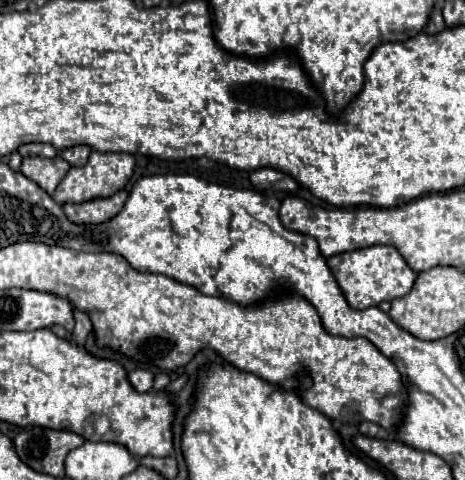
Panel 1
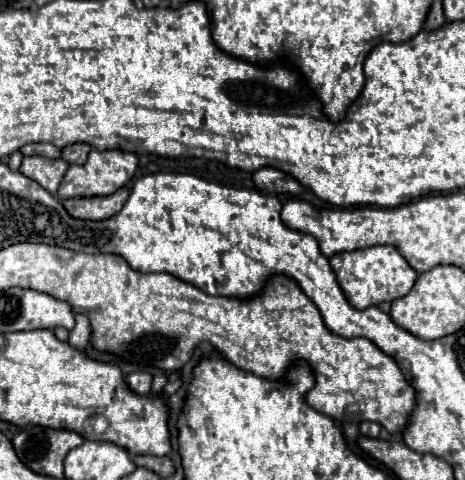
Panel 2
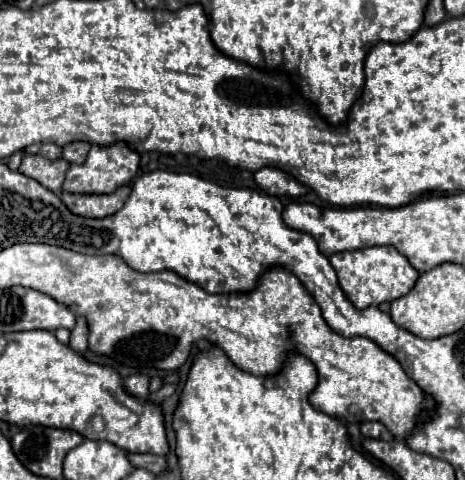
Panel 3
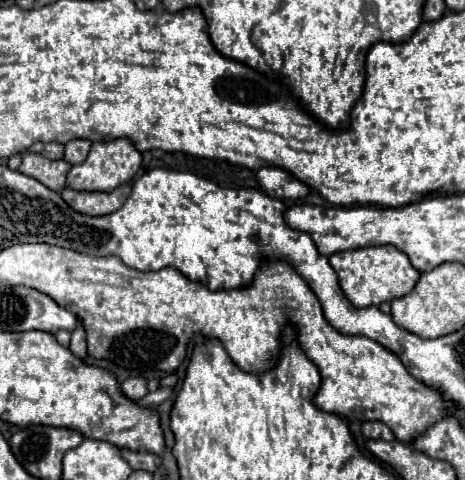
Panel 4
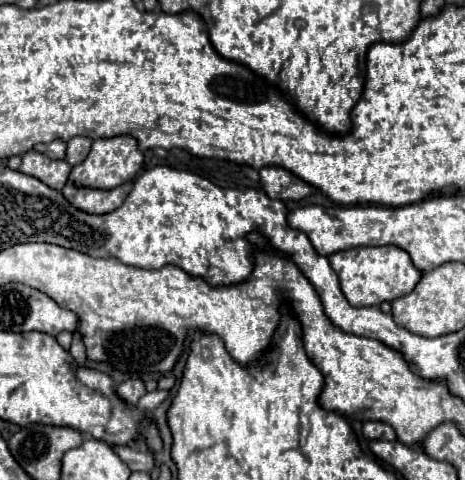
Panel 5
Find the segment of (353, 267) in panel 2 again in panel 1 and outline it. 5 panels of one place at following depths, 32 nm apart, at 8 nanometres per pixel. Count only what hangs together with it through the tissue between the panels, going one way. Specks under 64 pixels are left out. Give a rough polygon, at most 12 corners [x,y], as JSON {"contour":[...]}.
{"contour":[[394,246],[326,260],[354,310],[410,292],[416,272]]}

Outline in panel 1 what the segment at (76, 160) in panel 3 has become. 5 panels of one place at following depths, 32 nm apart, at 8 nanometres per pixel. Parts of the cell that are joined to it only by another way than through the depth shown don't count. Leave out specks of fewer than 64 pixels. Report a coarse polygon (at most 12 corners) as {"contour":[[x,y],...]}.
{"contour":[[72,146],[62,150],[70,166],[84,166],[88,162],[90,146]]}

